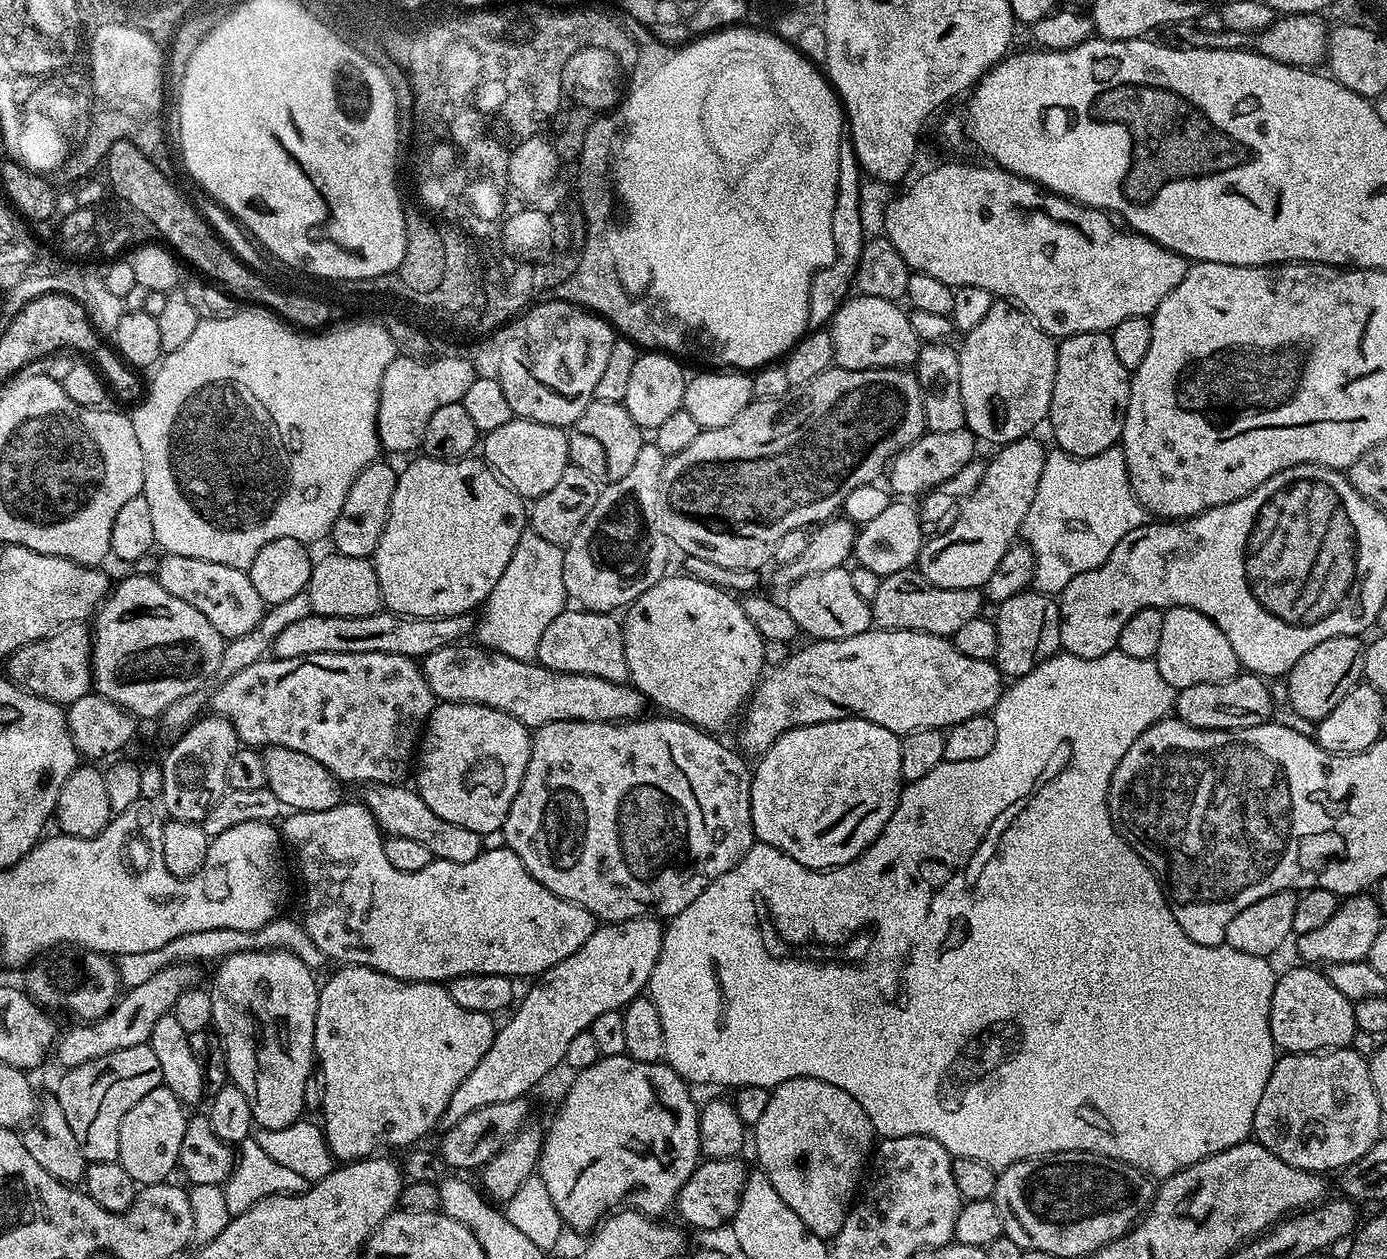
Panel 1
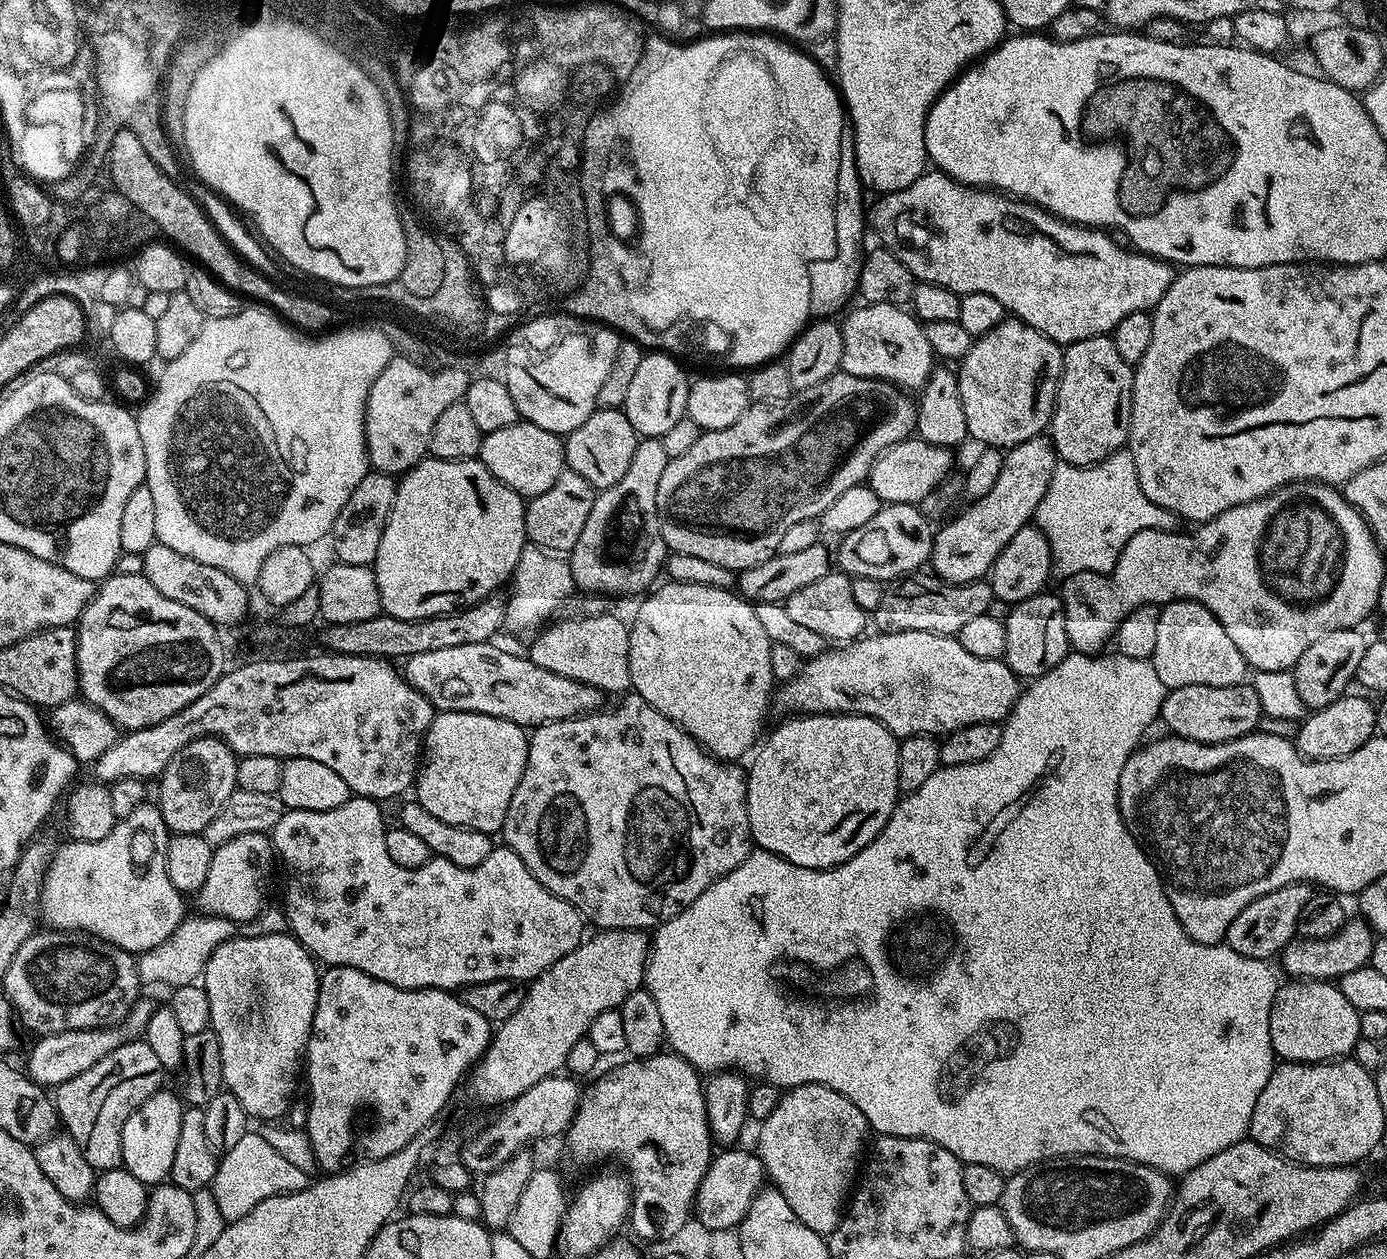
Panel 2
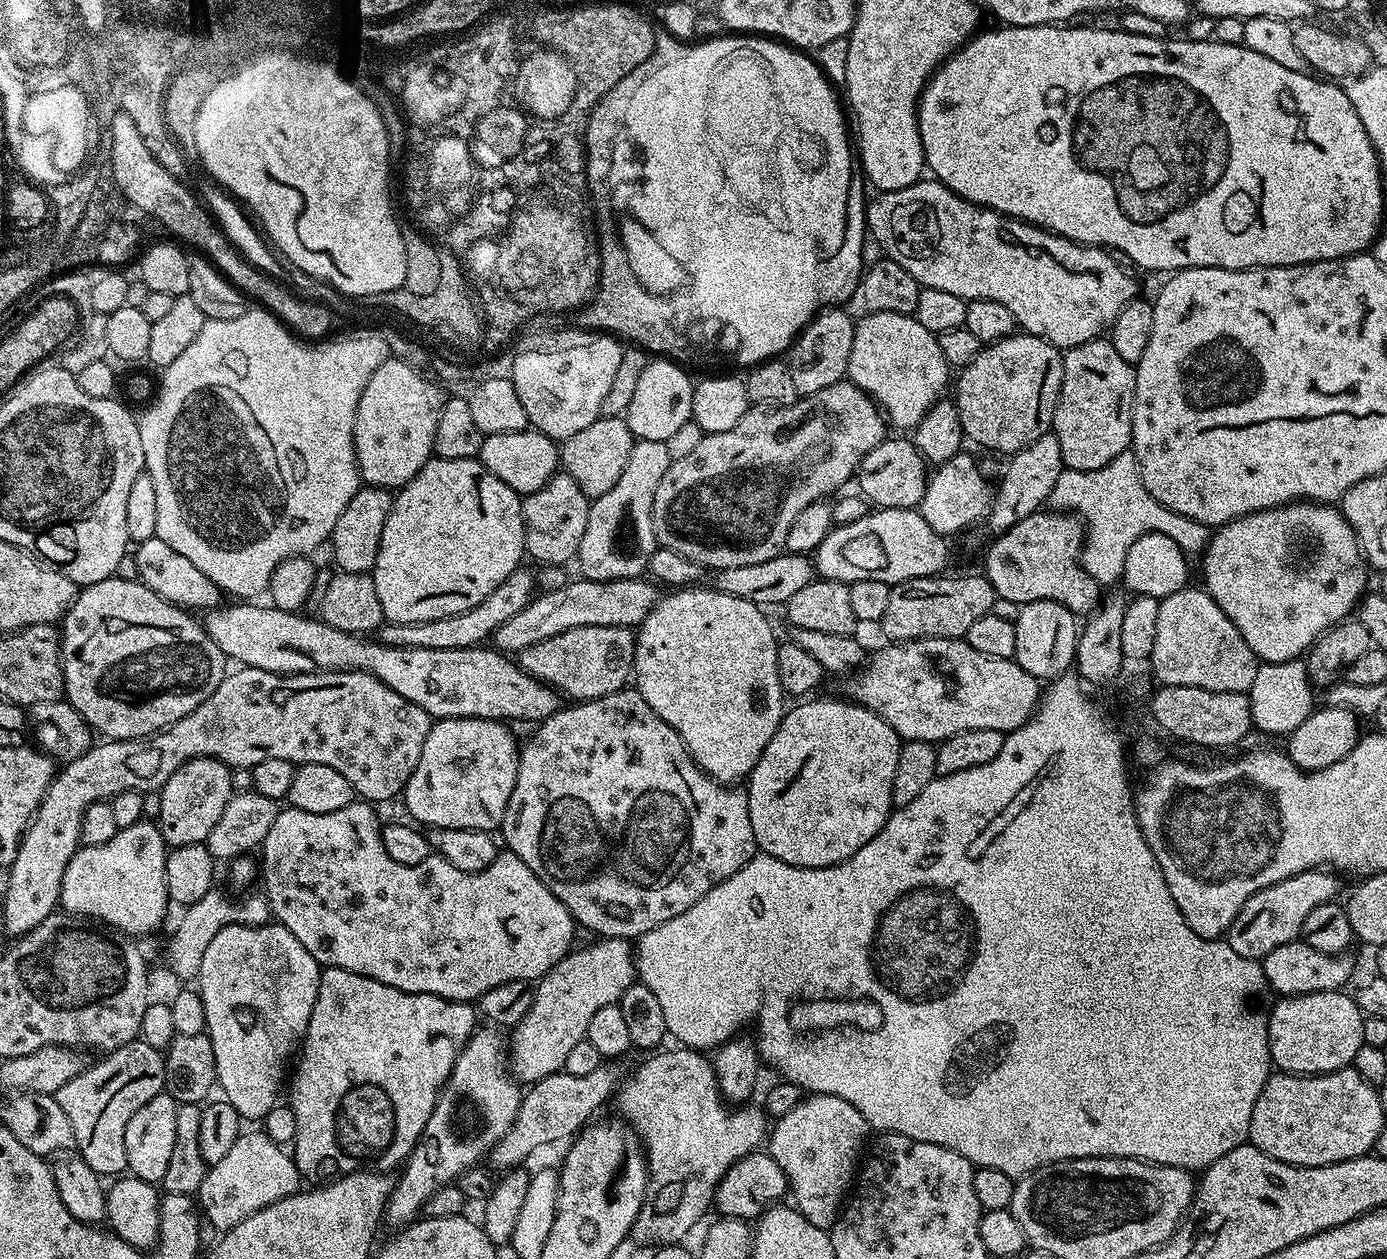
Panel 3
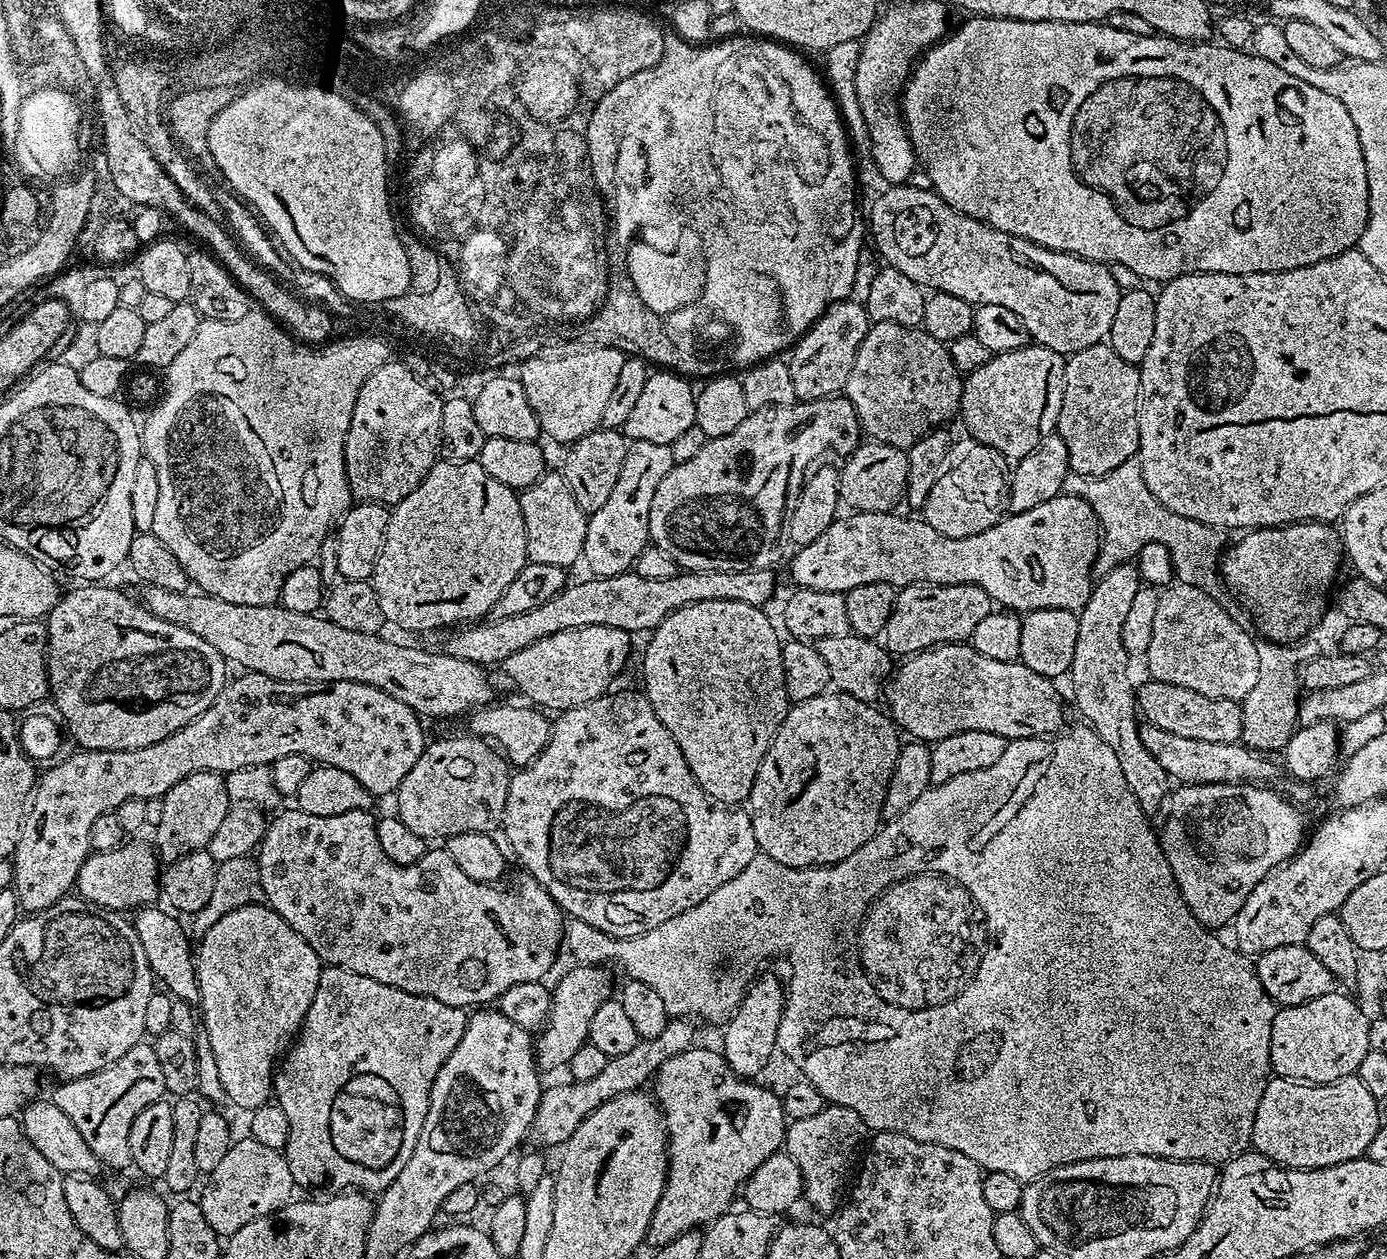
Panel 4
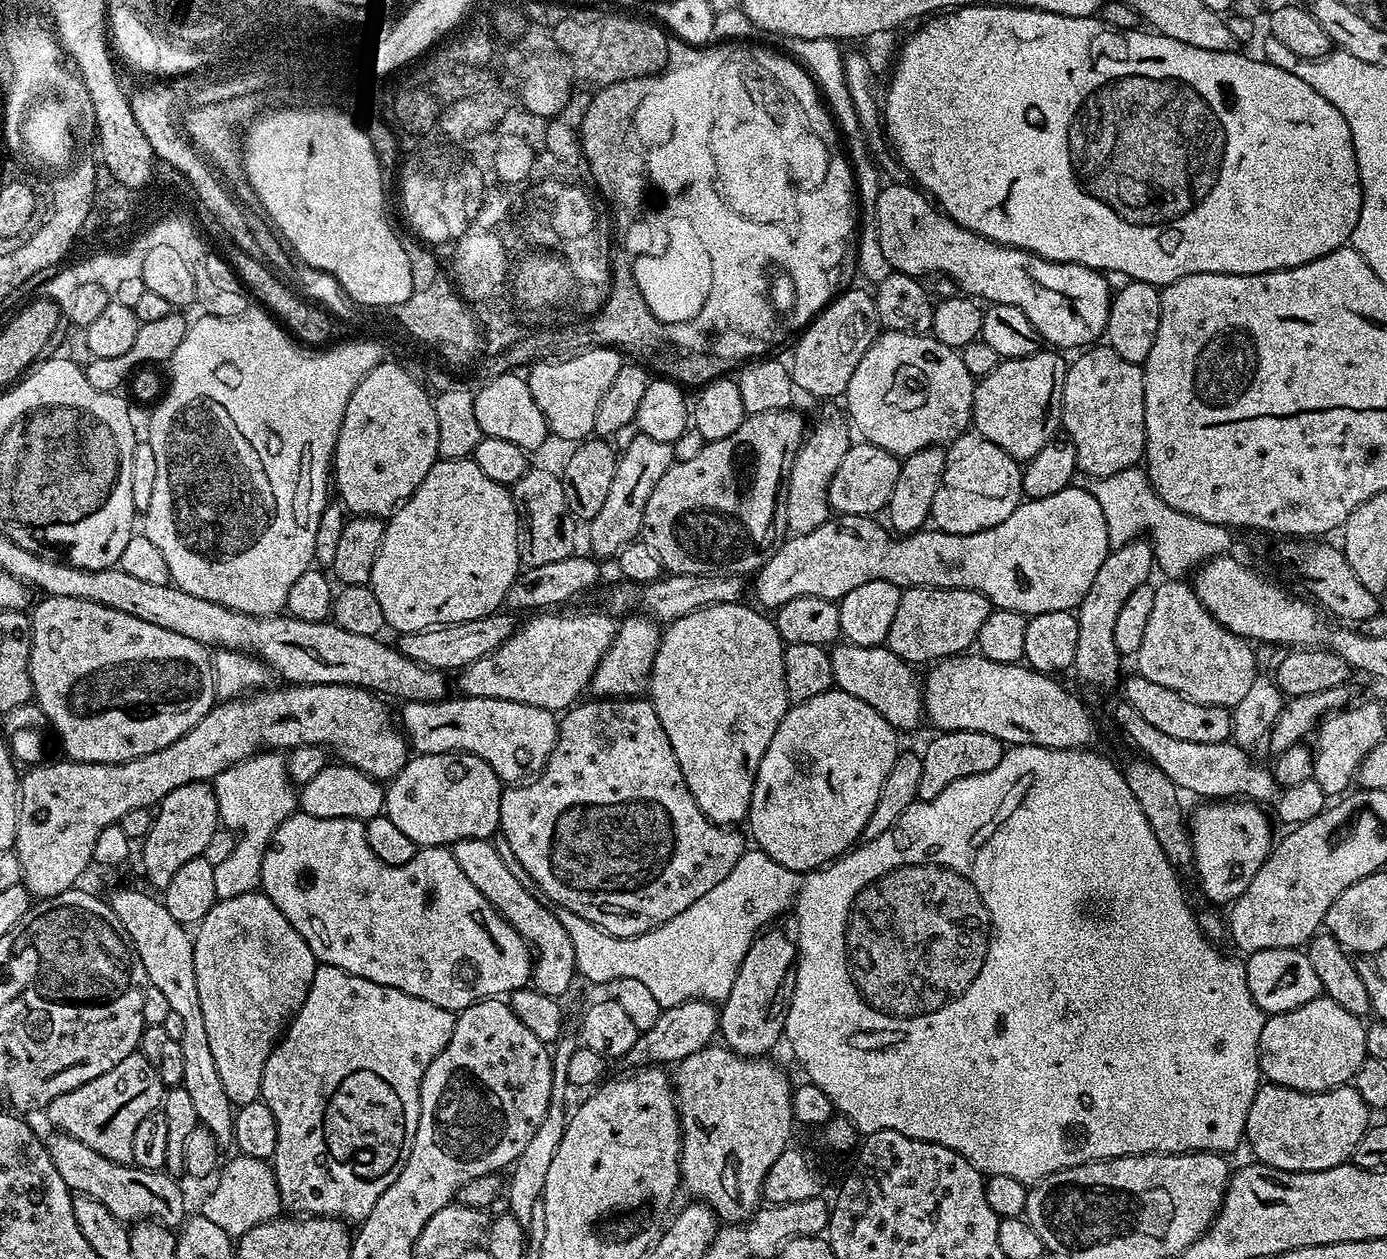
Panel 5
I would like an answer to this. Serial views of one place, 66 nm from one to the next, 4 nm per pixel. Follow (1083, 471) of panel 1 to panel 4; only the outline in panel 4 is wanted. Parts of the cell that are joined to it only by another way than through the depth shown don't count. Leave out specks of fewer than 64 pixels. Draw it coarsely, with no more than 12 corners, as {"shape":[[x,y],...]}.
{"shape":[[1135,459],[1073,475],[1102,529],[1097,573],[1166,546],[1177,581],[1218,579],[1225,533],[1150,494]]}

